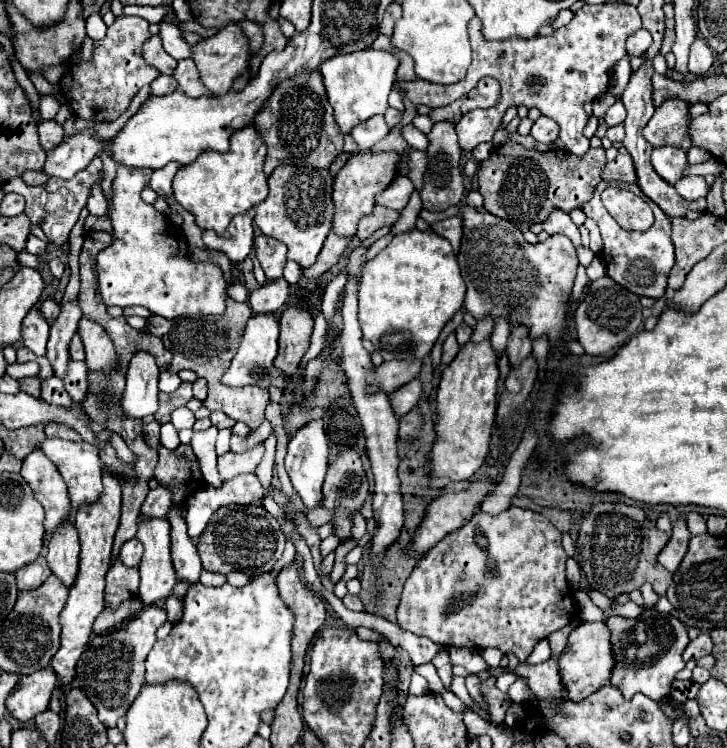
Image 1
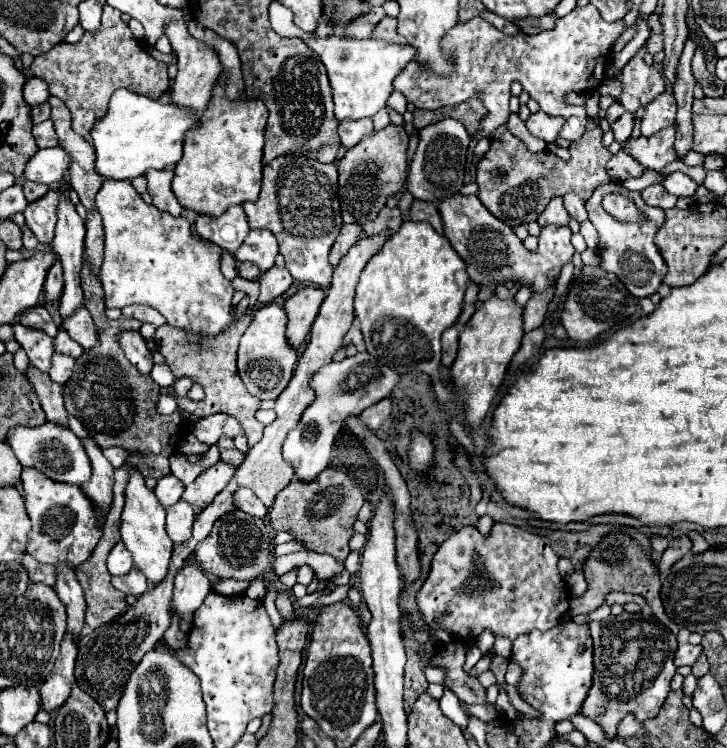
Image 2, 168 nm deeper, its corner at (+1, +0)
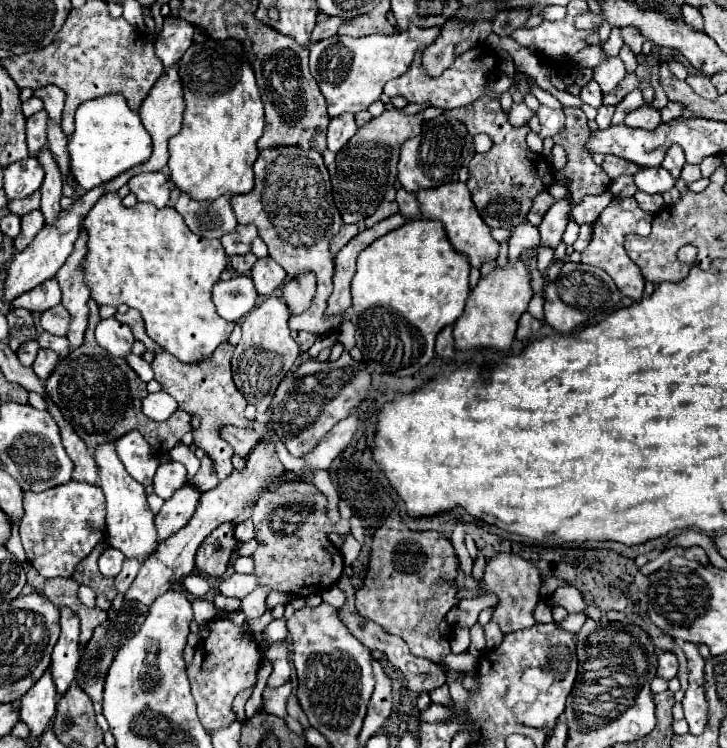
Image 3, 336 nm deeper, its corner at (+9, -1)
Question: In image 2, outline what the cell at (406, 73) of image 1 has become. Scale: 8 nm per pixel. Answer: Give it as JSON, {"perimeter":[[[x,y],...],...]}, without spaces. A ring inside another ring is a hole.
{"perimeter":[[[385,16],[373,30],[371,38],[383,38],[383,40],[389,40],[393,44],[405,44],[405,38],[397,34],[397,20],[395,18],[389,18]]]}

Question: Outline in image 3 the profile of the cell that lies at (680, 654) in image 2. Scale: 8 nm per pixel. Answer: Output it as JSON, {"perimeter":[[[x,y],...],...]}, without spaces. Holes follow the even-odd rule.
{"perimeter":[[[663,651],[659,655],[659,665],[657,665],[657,675],[663,677],[663,679],[673,679],[677,675],[677,669],[679,669],[679,663],[677,663],[677,655],[671,653],[671,651]]]}

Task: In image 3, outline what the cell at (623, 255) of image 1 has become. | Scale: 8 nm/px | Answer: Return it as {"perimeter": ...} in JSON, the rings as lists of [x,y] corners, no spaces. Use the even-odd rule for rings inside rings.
{"perimeter":[[[615,197],[601,213],[599,217],[593,221],[593,237],[591,243],[585,247],[585,251],[581,253],[581,261],[595,265],[603,271],[607,271],[615,285],[619,287],[619,291],[627,297],[631,297],[633,301],[639,301],[643,297],[645,291],[645,277],[641,273],[641,269],[637,269],[637,265],[633,265],[633,261],[629,259],[629,255],[623,249],[623,239],[629,233],[639,233],[641,237],[651,233],[651,223],[653,223],[653,215],[645,213],[639,209],[637,201],[633,197]]]}

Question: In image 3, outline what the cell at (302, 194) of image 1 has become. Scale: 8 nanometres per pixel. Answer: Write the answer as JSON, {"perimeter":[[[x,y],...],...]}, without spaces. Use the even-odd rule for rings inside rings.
{"perimeter":[[[279,147],[279,149],[265,149],[259,153],[255,165],[255,187],[253,191],[245,193],[245,195],[233,195],[231,197],[231,207],[237,215],[237,221],[241,225],[253,223],[259,231],[259,237],[265,241],[265,245],[269,247],[269,257],[273,257],[273,261],[277,261],[289,277],[297,277],[303,271],[313,271],[317,277],[317,295],[311,303],[311,307],[307,311],[303,311],[301,315],[293,315],[289,319],[289,327],[291,329],[303,329],[315,335],[325,335],[325,333],[333,333],[337,331],[339,323],[343,317],[325,317],[325,307],[327,307],[327,297],[333,291],[333,257],[329,255],[329,241],[333,239],[333,235],[339,233],[343,221],[341,221],[341,213],[337,211],[335,203],[333,203],[333,195],[331,195],[331,183],[329,183],[329,171],[323,163],[323,157],[317,151],[305,151],[301,147]]]}

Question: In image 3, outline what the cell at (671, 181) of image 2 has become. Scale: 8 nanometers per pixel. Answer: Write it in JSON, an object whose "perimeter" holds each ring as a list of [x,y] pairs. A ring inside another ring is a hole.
{"perimeter":[[[647,167],[635,175],[635,185],[645,193],[665,193],[673,189],[677,179],[663,167]]]}

